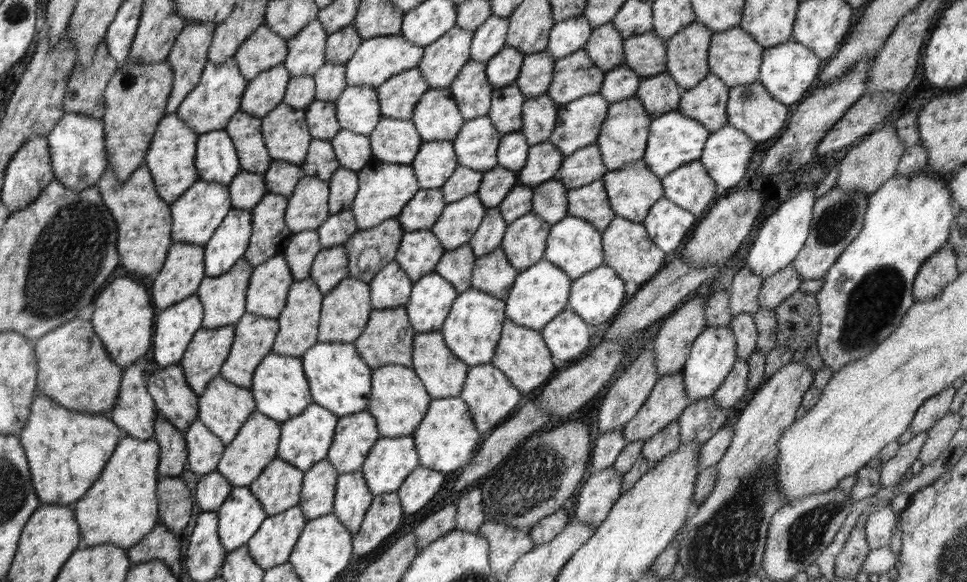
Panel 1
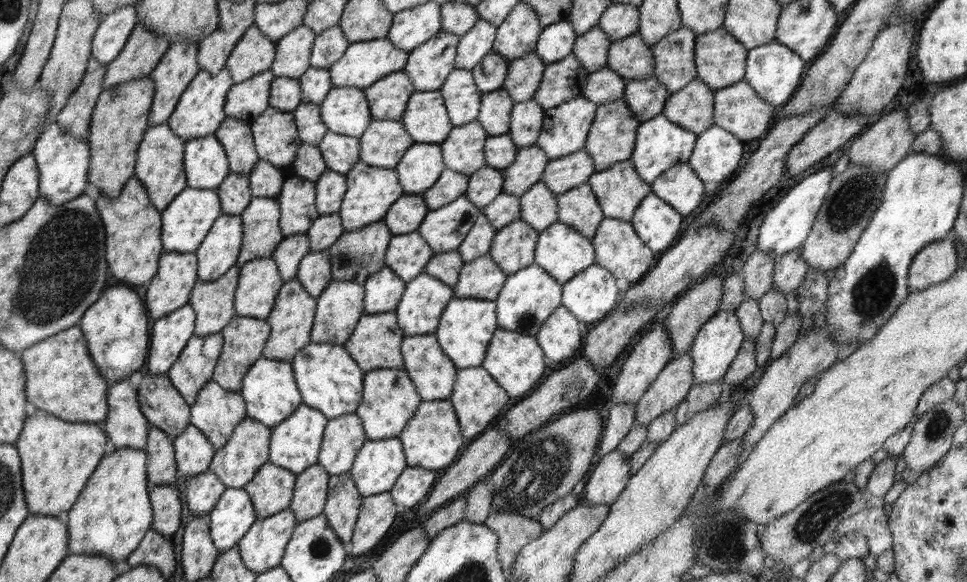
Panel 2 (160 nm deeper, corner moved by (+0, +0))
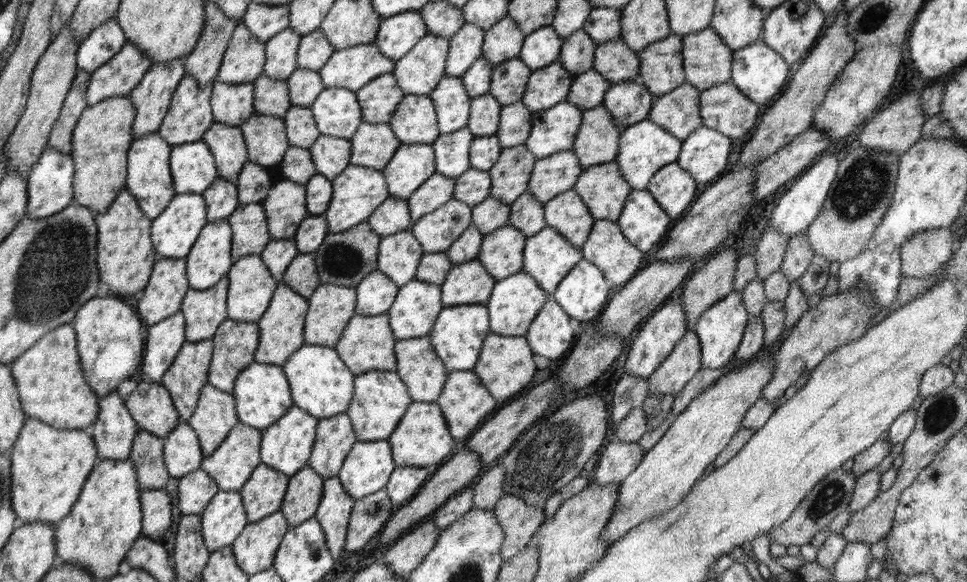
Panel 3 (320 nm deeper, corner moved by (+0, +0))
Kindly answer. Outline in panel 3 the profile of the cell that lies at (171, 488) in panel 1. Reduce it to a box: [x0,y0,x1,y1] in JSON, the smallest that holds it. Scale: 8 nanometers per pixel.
[141,489,172,541]

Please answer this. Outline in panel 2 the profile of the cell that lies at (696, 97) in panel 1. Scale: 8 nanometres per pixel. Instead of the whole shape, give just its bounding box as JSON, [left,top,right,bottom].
[662,77,715,134]

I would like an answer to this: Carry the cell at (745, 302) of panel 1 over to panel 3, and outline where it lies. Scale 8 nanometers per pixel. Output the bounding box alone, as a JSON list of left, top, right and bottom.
[753,228,788,282]

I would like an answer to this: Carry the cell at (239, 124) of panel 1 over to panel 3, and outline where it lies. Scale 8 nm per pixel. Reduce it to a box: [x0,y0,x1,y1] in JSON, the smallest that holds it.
[202,122,248,182]

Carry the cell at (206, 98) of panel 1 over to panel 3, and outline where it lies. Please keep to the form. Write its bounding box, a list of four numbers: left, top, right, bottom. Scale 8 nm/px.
[157,76,215,145]

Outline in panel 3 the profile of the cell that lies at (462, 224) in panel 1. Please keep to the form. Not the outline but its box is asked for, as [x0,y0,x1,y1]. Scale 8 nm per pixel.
[411,199,472,252]

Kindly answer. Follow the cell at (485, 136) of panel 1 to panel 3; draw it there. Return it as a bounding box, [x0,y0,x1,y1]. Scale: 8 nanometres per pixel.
[431,126,474,178]

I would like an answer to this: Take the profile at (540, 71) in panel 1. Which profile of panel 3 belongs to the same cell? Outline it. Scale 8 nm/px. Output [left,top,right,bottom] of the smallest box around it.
[489,56,531,106]

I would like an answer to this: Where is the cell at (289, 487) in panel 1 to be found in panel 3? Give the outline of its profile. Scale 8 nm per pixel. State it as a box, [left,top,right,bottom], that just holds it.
[239,462,289,522]

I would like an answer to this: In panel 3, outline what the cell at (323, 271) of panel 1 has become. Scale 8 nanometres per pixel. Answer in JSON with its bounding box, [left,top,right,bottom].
[281,253,321,299]

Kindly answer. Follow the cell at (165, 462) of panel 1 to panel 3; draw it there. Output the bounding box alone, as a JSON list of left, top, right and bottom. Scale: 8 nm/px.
[129,430,171,489]

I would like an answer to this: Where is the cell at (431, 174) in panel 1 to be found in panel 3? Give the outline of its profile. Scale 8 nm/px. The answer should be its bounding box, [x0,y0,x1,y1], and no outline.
[381,143,436,199]

